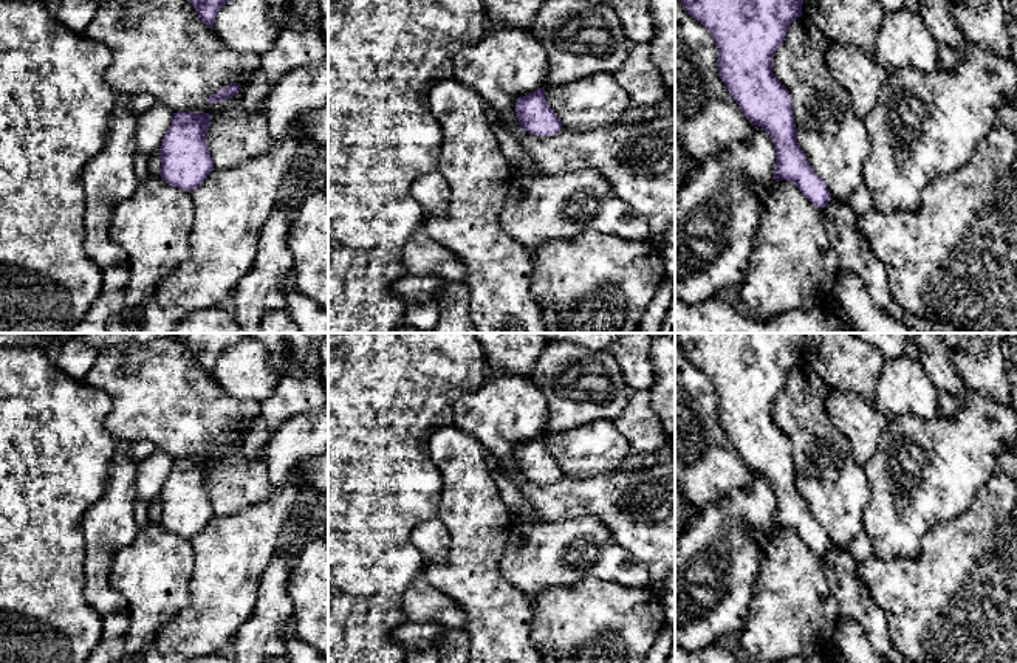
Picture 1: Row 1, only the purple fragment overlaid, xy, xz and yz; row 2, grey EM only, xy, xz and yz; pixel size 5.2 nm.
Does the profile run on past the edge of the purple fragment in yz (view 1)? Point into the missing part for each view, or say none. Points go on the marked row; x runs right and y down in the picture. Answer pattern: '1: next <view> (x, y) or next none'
1: next none

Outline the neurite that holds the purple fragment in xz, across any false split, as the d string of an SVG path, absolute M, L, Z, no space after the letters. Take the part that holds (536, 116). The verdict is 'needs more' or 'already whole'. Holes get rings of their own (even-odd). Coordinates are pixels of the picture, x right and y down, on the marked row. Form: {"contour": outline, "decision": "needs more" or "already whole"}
{"contour": "M545 87L520 96L515 102L515 115L520 129L537 136L551 136L563 129L554 110L546 104Z", "decision": "already whole"}

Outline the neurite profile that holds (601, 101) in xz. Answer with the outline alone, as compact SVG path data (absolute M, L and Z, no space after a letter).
M598 73L573 84L546 85L545 99L562 127L577 132L619 122L632 104L611 73Z

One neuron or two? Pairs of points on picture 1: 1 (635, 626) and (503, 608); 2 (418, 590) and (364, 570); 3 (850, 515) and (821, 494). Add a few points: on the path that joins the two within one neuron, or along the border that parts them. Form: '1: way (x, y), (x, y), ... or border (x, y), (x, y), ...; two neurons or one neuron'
1: border (531, 603), (530, 642), (534, 646); two neurons
2: border (418, 552), (421, 572), (403, 597), (407, 620); two neurons
3: way (842, 513), (828, 499); one neuron

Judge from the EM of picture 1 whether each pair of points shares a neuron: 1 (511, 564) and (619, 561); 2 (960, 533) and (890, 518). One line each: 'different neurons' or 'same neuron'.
1: same neuron
2: different neurons

